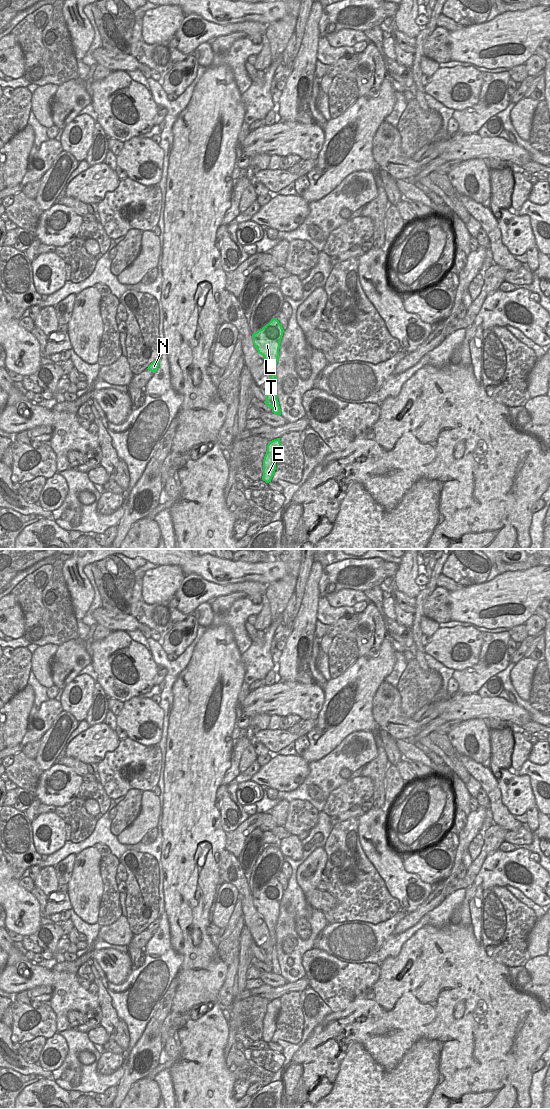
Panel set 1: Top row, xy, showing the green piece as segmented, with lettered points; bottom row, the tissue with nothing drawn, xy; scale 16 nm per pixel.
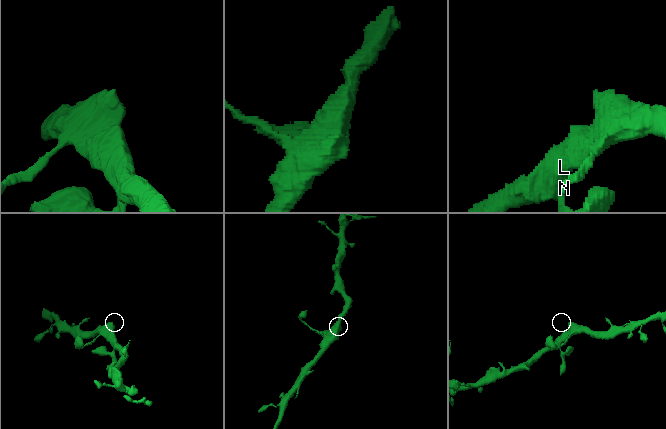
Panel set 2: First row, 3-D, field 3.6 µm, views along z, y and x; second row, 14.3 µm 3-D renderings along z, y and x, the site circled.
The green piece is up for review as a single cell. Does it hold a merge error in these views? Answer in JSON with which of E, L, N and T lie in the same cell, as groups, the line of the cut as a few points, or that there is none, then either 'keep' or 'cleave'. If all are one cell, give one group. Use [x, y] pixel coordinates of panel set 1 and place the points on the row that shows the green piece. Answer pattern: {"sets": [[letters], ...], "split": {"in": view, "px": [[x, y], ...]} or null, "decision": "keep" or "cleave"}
{"sets": [["E", "L", "N", "T"]], "split": null, "decision": "keep"}

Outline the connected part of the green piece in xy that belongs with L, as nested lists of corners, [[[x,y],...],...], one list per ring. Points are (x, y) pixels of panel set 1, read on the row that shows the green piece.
[[[273,318],[262,329],[252,334],[254,347],[263,356],[270,374],[270,387],[266,391],[264,403],[277,415],[281,415],[281,409],[277,399],[276,365],[283,332],[282,325],[277,318]]]

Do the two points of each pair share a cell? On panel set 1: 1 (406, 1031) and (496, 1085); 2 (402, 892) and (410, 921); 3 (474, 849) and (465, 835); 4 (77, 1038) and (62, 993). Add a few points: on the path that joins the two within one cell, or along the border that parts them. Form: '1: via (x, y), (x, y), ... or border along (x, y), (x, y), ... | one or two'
1: via (430, 1030), (449, 1030), (471, 1052), (474, 1061) | one
2: border along (427, 897), (409, 913) | two
3: border along (480, 832), (467, 848) | two
4: border along (69, 1027), (57, 1032) | two

